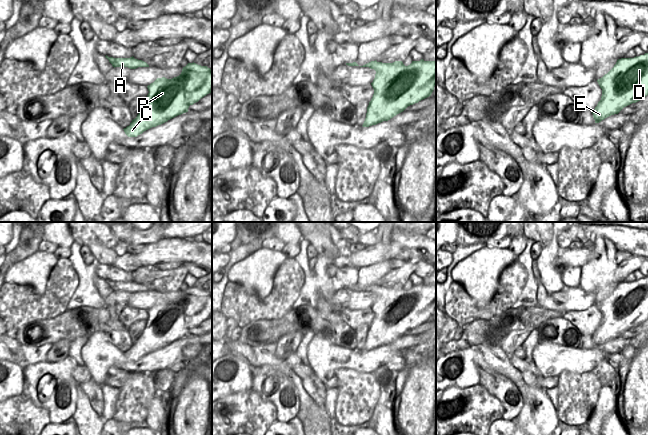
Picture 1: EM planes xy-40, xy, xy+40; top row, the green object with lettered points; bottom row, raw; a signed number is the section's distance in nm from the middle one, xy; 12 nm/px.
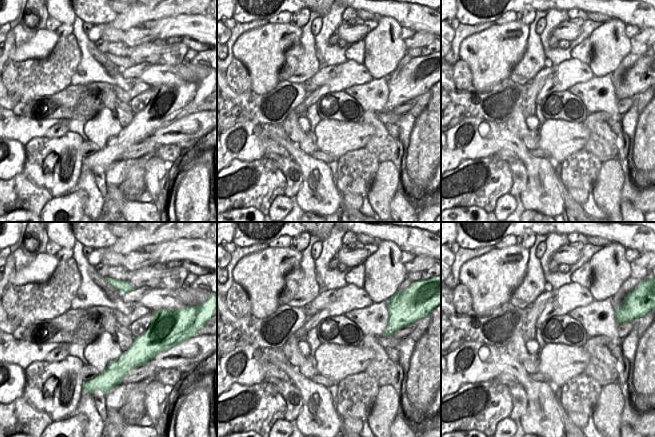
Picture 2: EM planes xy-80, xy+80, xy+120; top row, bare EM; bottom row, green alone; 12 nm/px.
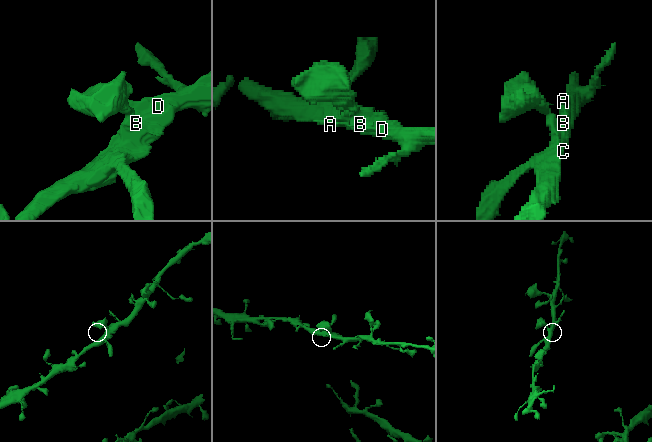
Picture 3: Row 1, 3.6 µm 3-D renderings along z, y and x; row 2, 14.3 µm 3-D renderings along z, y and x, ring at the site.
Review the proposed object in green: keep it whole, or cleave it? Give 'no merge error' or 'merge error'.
no merge error

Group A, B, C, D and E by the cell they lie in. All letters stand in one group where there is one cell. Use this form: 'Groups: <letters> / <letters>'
Groups: A B C D E

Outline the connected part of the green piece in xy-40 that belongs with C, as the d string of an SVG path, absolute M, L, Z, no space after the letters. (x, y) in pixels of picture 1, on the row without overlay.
M188 287L179 300L157 302L147 310L148 319L142 335L124 352L128 361L137 361L144 355L188 336L190 329L212 315L212 293Z

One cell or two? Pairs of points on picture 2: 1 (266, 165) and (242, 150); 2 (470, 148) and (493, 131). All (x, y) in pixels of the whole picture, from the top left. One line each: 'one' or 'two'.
1: two
2: one

